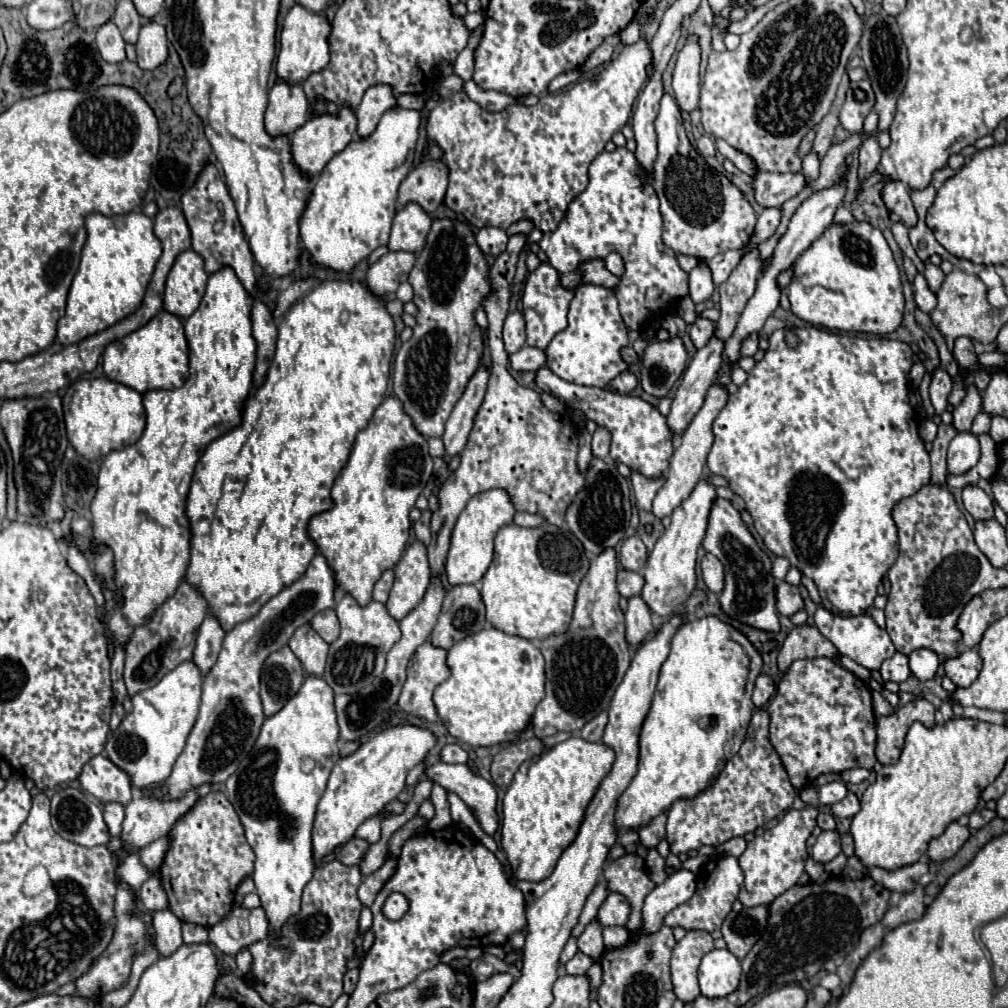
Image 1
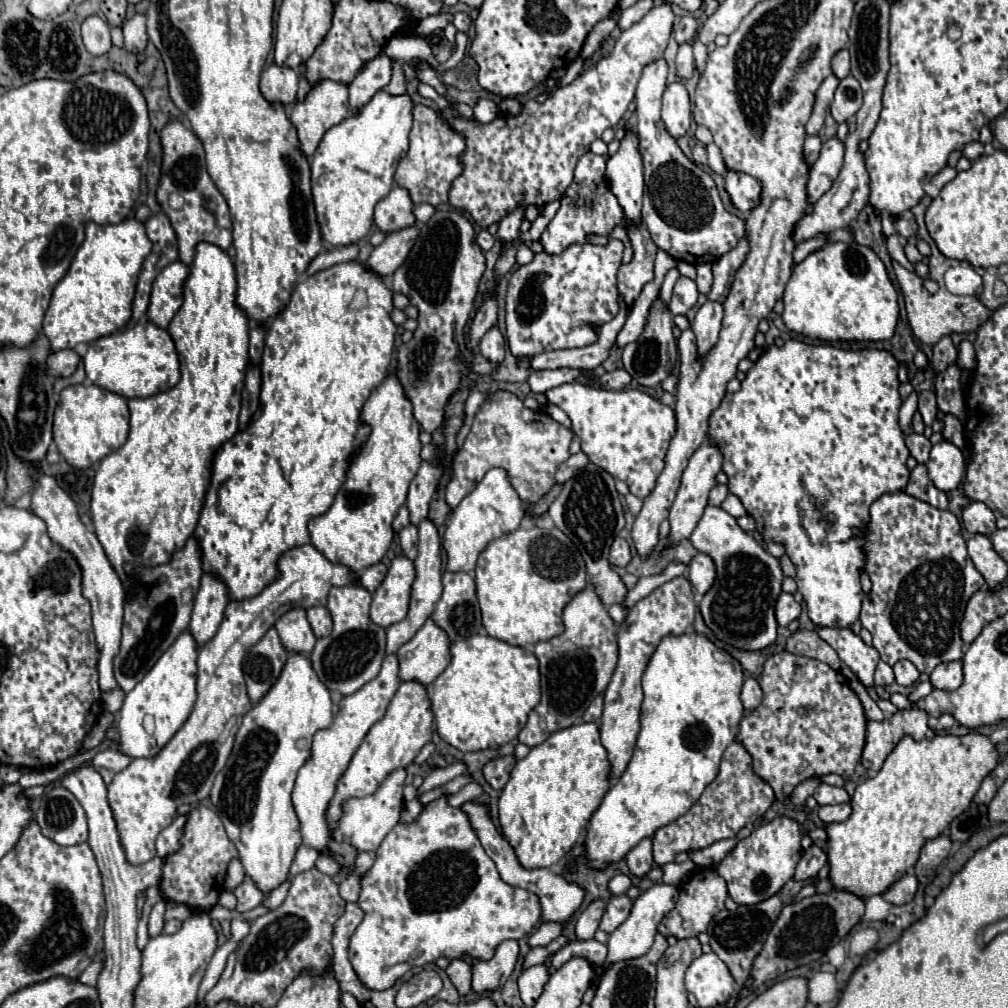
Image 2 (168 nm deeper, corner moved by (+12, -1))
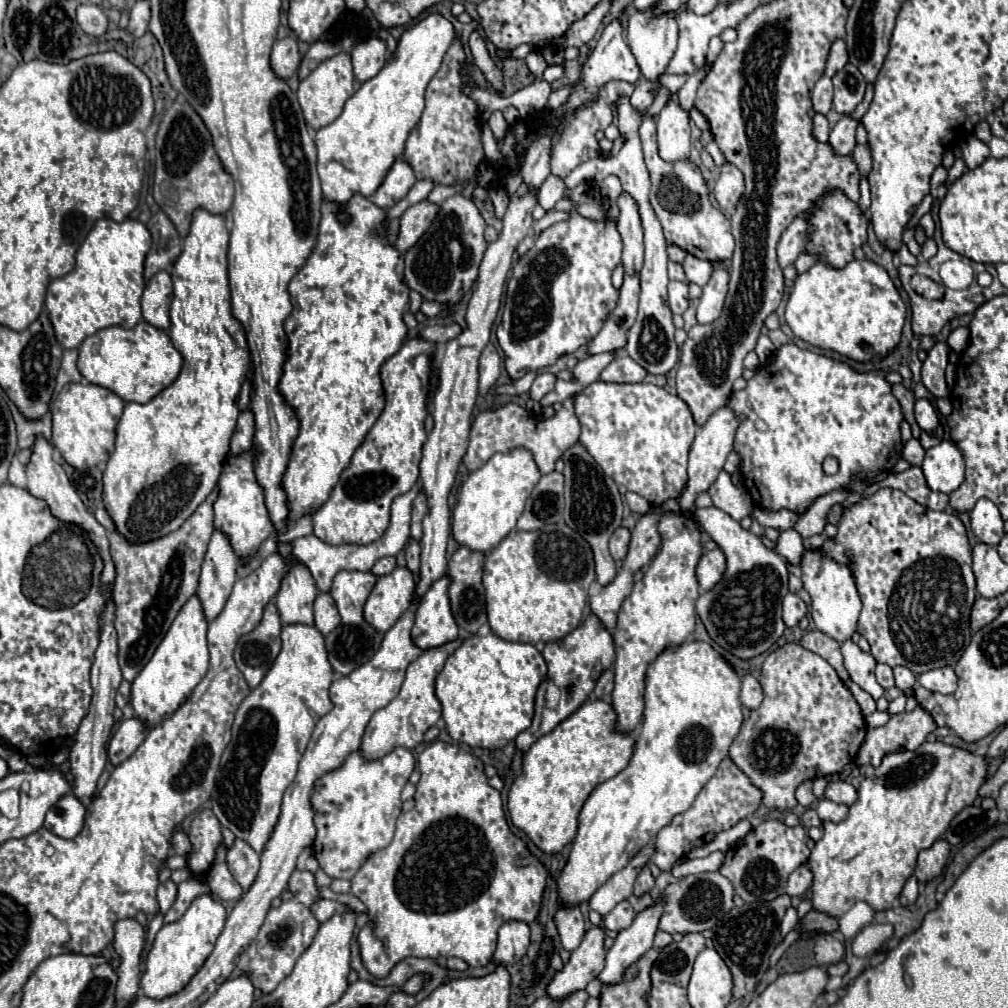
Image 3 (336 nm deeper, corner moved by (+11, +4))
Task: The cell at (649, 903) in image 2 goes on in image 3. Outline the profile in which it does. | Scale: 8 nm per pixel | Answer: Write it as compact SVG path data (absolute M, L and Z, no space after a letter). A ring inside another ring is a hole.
M656 900L652 906L638 912L628 928L618 932L612 948L606 952L606 966L598 976L604 984L618 982L624 970L652 948L662 912L664 906Z

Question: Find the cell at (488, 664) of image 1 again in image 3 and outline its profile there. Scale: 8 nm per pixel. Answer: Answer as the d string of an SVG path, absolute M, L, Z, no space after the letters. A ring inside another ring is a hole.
M492 632L488 636L468 636L462 640L460 648L448 656L442 672L436 678L436 696L442 704L442 718L446 722L448 734L456 742L464 742L472 748L504 748L532 724L534 698L538 686L544 682L544 676L546 662L534 644L508 642Z

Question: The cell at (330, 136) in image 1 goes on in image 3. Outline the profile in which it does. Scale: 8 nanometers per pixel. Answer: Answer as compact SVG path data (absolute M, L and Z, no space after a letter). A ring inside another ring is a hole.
M342 52L324 60L314 72L310 72L308 78L300 80L300 86L298 86L298 102L302 106L306 124L312 130L320 130L322 126L336 120L336 116L340 116L344 102L352 96L352 92L354 92L354 74L352 74L350 54Z

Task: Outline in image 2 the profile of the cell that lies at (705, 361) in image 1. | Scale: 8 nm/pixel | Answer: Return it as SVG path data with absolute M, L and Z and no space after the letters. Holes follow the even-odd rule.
M707 301L697 311L691 329L697 335L699 355L707 355L707 351L717 343L721 321L723 321L723 305L717 301Z

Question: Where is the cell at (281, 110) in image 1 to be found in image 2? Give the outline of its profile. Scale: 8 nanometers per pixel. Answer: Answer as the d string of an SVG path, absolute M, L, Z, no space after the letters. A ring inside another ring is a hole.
M269 65L261 75L261 93L267 101L291 105L297 95L299 75L291 67Z

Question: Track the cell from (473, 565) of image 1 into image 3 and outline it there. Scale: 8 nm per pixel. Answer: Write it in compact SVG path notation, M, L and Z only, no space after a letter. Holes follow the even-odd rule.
M516 448L510 454L494 454L482 468L472 472L462 484L458 502L452 510L452 536L472 552L488 552L516 528L524 504L540 480L540 472L528 450Z

